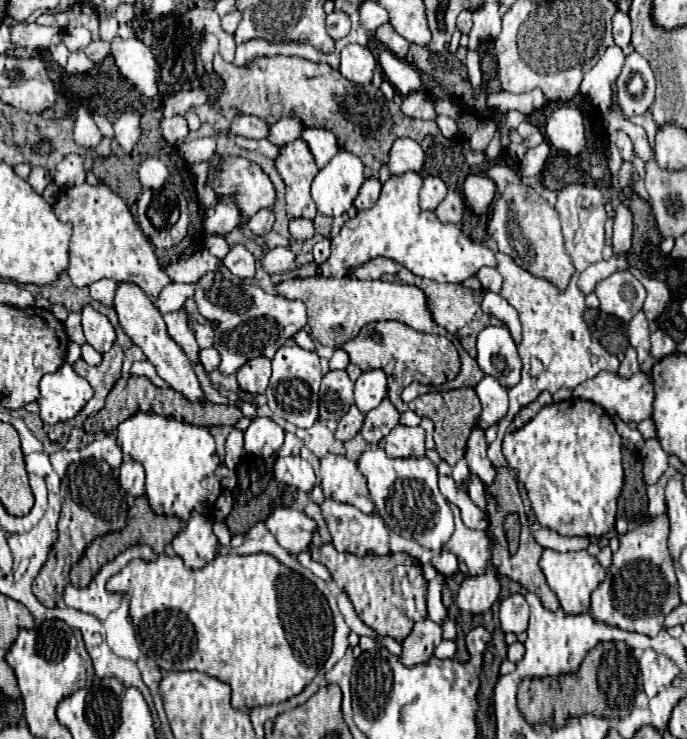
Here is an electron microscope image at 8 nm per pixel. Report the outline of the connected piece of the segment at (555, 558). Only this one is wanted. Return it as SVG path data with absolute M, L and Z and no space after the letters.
M545 549L543 557L541 557L541 569L547 577L549 587L559 597L559 603L561 603L563 611L569 613L569 615L579 615L579 613L589 611L589 607L591 607L589 597L599 587L599 583L605 579L603 567L587 551L559 553L559 551L553 551L553 549Z

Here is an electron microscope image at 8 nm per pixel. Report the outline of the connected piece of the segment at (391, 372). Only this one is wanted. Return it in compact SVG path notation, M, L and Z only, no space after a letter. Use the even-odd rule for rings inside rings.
M399 321L369 323L367 327L363 327L363 331L355 339L345 343L341 349L345 349L351 357L351 363L359 365L363 371L383 369L387 373L387 397L391 399L391 403L397 407L399 413L409 409L409 405L405 405L401 401L403 381L405 381L405 387L411 385L413 381L419 381L425 385L441 385L447 379L457 377L461 371L459 353L447 337L419 333ZM449 351L451 351L451 355L449 355Z

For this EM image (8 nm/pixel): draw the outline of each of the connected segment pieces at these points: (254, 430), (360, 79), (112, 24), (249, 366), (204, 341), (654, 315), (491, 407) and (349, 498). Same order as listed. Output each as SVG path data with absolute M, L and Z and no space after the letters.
M255 417L245 431L245 451L257 457L271 457L283 445L283 427L273 419Z
M347 45L341 51L341 75L357 85L371 83L375 71L375 57L367 47Z
M115 17L101 19L101 39L111 43L115 37L117 37L117 21L115 21Z
M267 357L249 359L237 371L239 389L251 391L251 393L265 393L267 383L269 383L269 377L271 377L271 361Z
M189 315L189 325L191 325L191 329L195 331L195 337L197 337L197 343L199 343L201 349L205 349L205 347L213 347L213 345L215 345L215 341L213 341L213 335L215 335L213 327L197 323L191 315Z
M629 266L628 270L641 281L645 289L647 289L647 299L643 305L643 311L647 315L649 321L655 321L659 317L659 313L665 309L667 301L669 301L669 289L665 283L661 283L657 279L649 278L643 275L638 269Z
M485 375L479 385L475 387L479 401L481 401L481 415L477 421L479 429L487 429L491 425L497 425L507 415L507 389L499 385L497 379L491 379Z
M325 455L321 459L321 485L325 497L339 503L355 505L359 511L377 515L373 501L369 499L369 489L357 463L341 455Z

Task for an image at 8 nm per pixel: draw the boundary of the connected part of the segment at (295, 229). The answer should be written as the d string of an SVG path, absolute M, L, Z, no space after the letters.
M291 219L289 221L289 233L297 241L307 241L307 239L311 239L315 235L313 221L309 221L309 219Z

